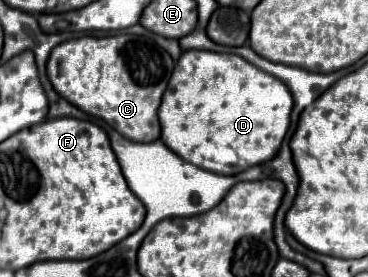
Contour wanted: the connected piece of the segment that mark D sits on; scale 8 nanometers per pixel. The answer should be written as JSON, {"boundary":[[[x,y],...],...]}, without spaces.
{"boundary":[[[187,50],[181,54],[159,106],[161,140],[185,162],[233,176],[279,152],[291,124],[291,108],[287,86],[241,56]]]}

